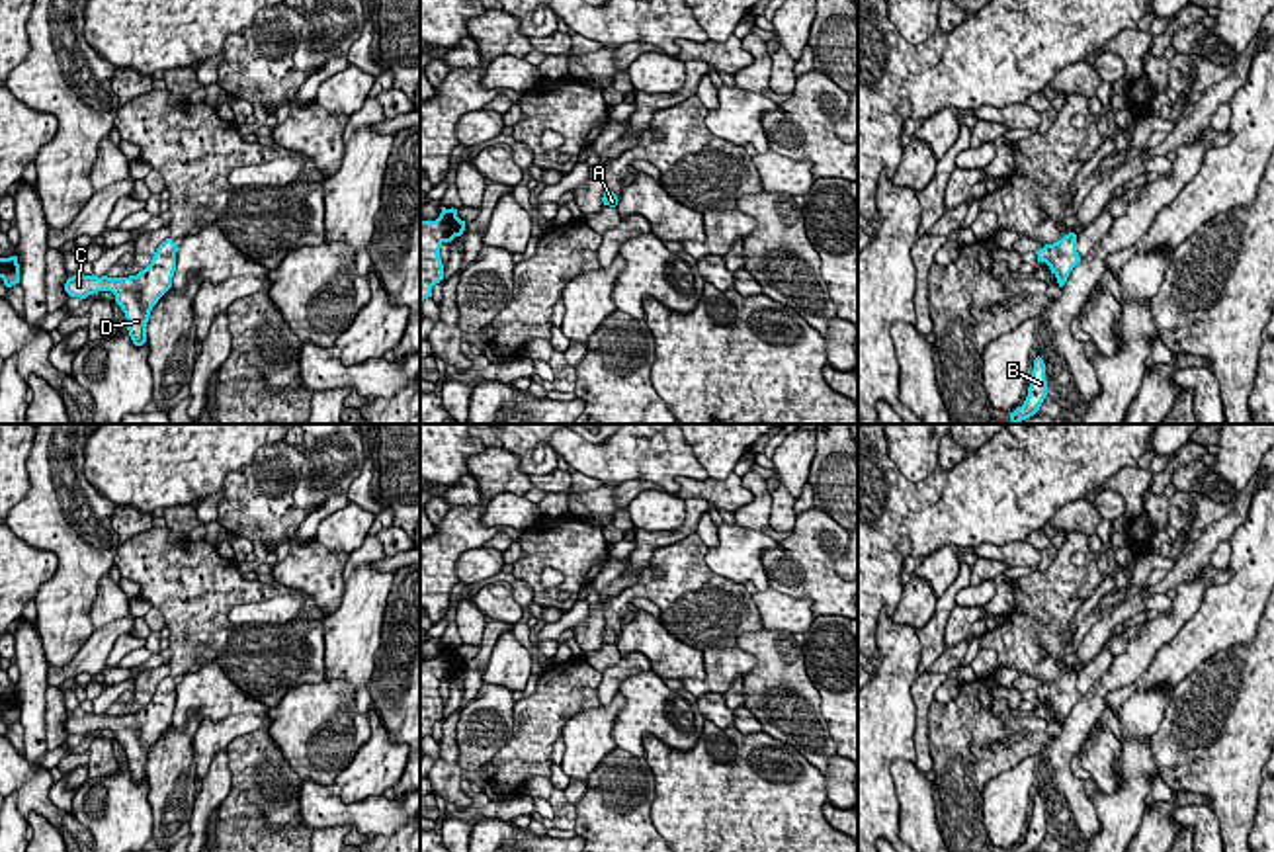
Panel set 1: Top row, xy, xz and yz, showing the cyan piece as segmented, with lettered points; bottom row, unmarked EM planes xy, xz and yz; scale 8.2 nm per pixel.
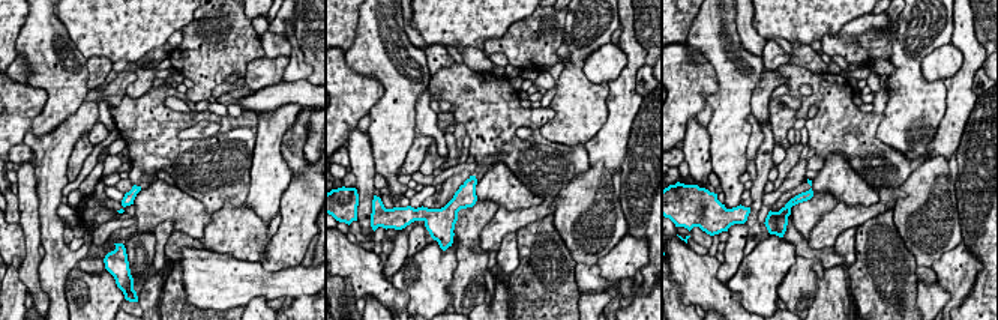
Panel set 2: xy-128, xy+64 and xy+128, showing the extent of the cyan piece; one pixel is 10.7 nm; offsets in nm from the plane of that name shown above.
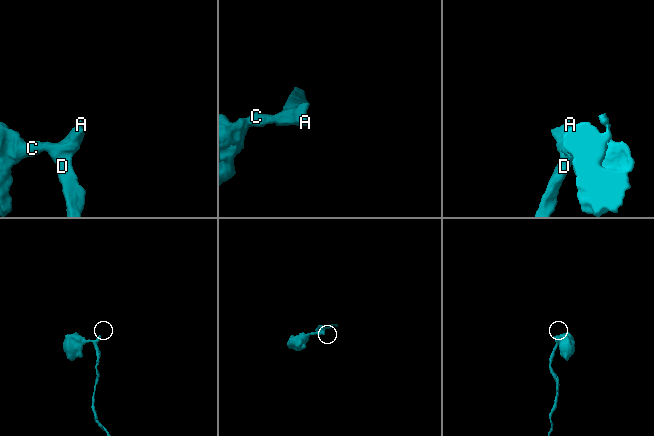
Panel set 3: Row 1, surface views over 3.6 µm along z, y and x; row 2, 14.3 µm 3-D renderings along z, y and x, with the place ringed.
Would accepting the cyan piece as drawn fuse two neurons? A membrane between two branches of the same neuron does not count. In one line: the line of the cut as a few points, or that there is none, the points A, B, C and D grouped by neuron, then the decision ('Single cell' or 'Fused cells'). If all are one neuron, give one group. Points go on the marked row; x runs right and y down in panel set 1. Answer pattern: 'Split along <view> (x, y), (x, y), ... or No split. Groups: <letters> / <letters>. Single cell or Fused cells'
No split. Groups: A B C D. Single cell

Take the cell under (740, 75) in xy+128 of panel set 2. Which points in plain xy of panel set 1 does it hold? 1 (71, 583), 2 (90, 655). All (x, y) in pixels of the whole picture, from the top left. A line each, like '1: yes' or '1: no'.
1: yes
2: no

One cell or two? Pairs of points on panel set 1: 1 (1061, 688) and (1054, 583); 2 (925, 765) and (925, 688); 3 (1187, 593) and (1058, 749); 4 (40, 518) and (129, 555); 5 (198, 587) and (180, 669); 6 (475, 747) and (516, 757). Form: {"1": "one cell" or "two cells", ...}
{"1": "one cell", "2": "one cell", "3": "one cell", "4": "two cells", "5": "one cell", "6": "two cells"}

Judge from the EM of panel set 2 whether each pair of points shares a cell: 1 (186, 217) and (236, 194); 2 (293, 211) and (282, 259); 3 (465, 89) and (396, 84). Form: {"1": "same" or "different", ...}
{"1": "different", "2": "same", "3": "different"}

